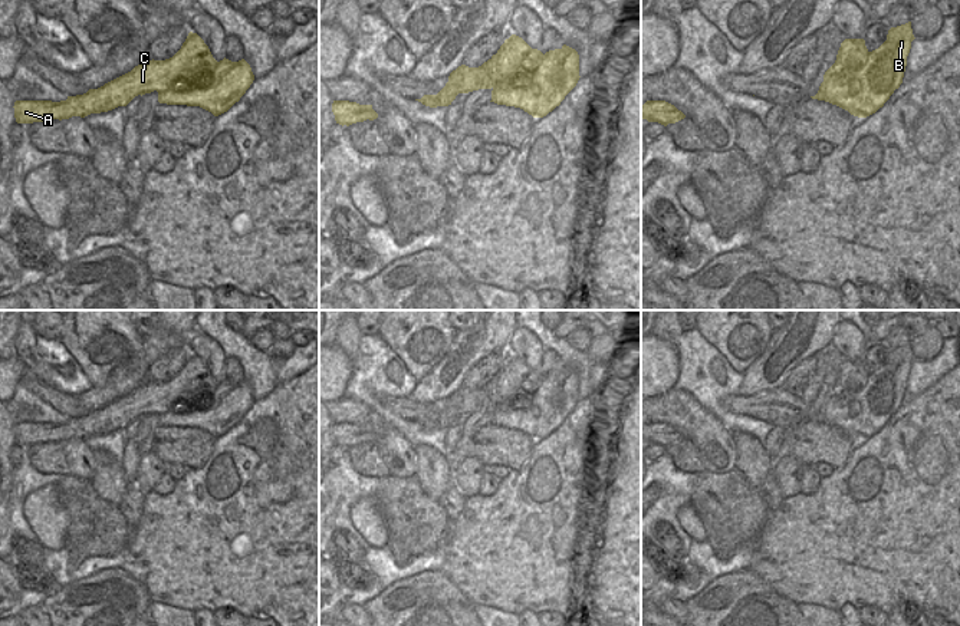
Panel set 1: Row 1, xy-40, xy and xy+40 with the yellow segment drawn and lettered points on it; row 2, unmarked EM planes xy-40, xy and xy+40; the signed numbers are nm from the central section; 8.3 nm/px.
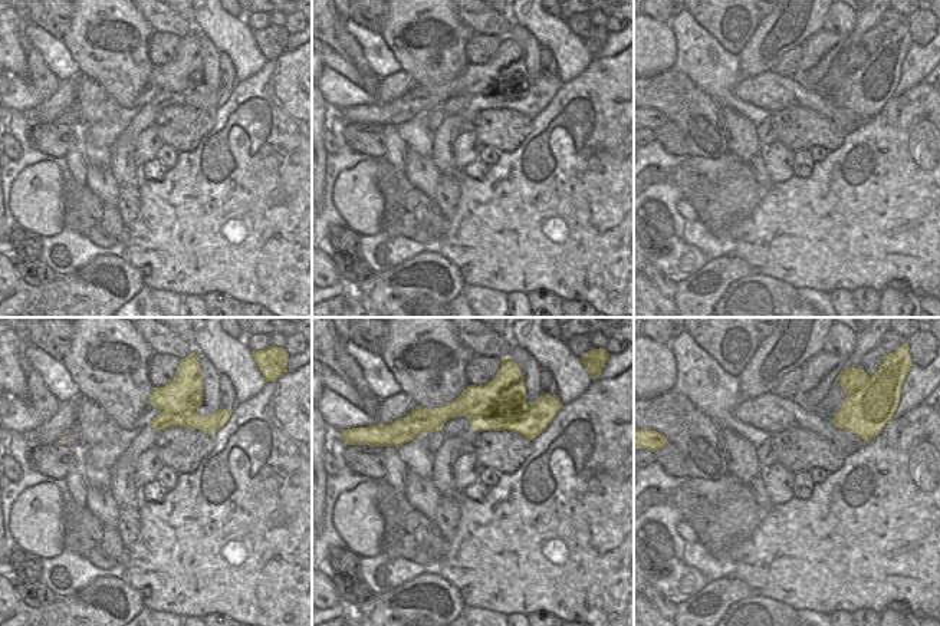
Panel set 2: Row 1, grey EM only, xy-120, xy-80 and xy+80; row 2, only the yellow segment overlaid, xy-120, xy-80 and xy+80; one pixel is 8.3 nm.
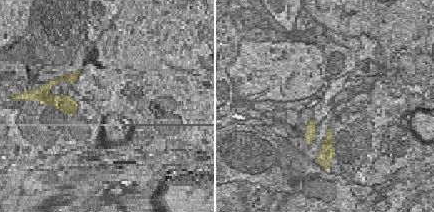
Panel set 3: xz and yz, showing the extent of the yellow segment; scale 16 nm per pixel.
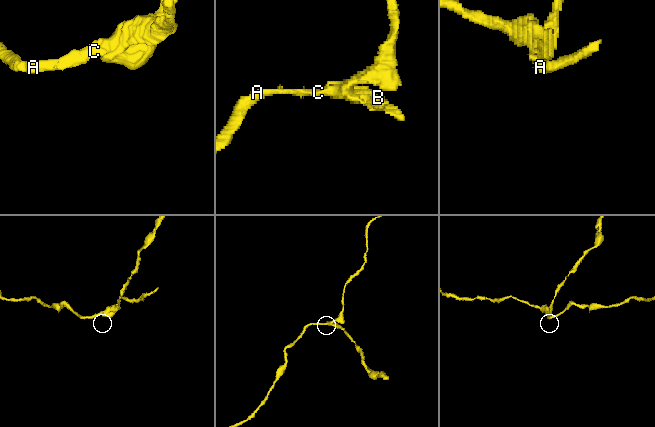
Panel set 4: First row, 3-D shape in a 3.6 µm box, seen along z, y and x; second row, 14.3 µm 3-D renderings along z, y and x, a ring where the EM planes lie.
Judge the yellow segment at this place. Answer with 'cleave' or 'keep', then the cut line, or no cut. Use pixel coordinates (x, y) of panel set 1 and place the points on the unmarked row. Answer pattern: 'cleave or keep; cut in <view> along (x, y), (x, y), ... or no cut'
cleave; cut in xy-40 along (219, 384), (206, 401), (203, 411), (164, 411), (158, 415)

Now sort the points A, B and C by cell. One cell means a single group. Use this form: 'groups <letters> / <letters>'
groups A C / B

